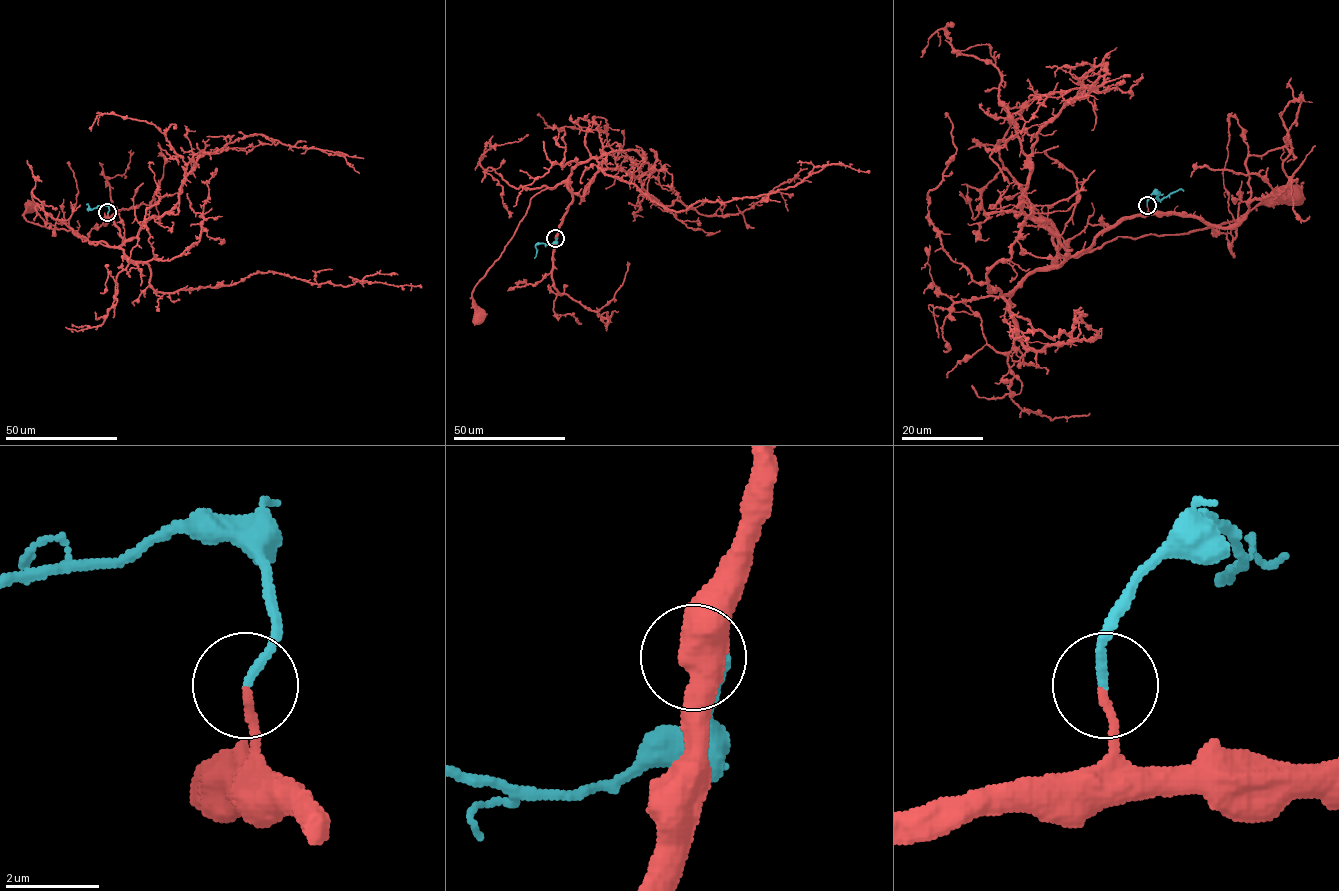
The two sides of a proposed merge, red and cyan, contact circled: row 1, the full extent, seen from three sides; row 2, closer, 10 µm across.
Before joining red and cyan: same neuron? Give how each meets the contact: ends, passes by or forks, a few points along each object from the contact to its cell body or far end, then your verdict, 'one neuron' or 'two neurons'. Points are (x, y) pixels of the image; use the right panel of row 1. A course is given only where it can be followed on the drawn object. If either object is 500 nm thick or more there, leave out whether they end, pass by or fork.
red ends | cyan ends | red via (1147, 205), (1146, 212), (1107, 227), (1085, 250), (1046, 267), (1119, 237), (1180, 235), (1233, 222), (1289, 191) | cyan via (1147, 205), (1154, 192), (1159, 194), (1159, 200), (1173, 192), (1183, 191) | one neuron

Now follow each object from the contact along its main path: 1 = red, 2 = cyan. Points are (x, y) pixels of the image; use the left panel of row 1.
1: (108, 213), (124, 239), (118, 247), (83, 241), (72, 230), (53, 229), (28, 222), (24, 211), (31, 205)
2: (108, 213), (106, 205), (88, 210), (86, 205)

